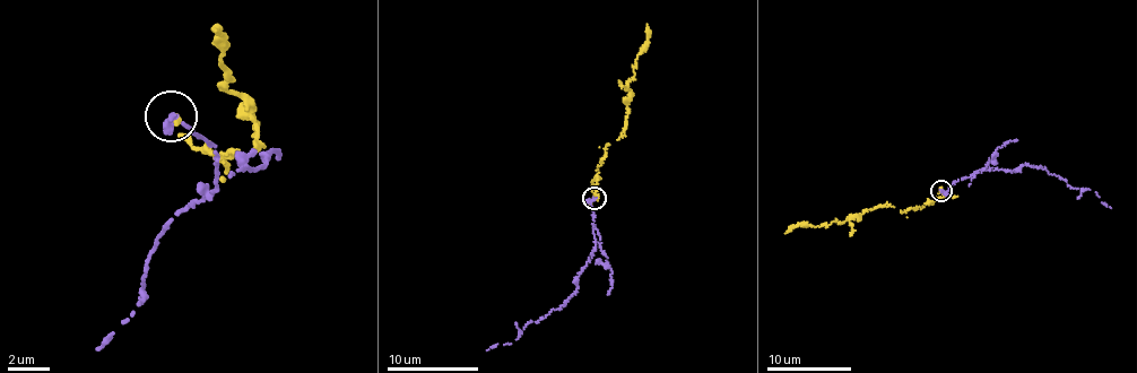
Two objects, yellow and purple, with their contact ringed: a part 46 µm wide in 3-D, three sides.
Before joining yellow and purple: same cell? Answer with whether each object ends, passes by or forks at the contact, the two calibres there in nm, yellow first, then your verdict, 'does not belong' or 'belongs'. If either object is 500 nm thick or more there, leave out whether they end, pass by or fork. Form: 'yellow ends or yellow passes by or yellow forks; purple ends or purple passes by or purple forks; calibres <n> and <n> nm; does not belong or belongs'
yellow ends; purple ends; calibres 300 and 360 nm; belongs

